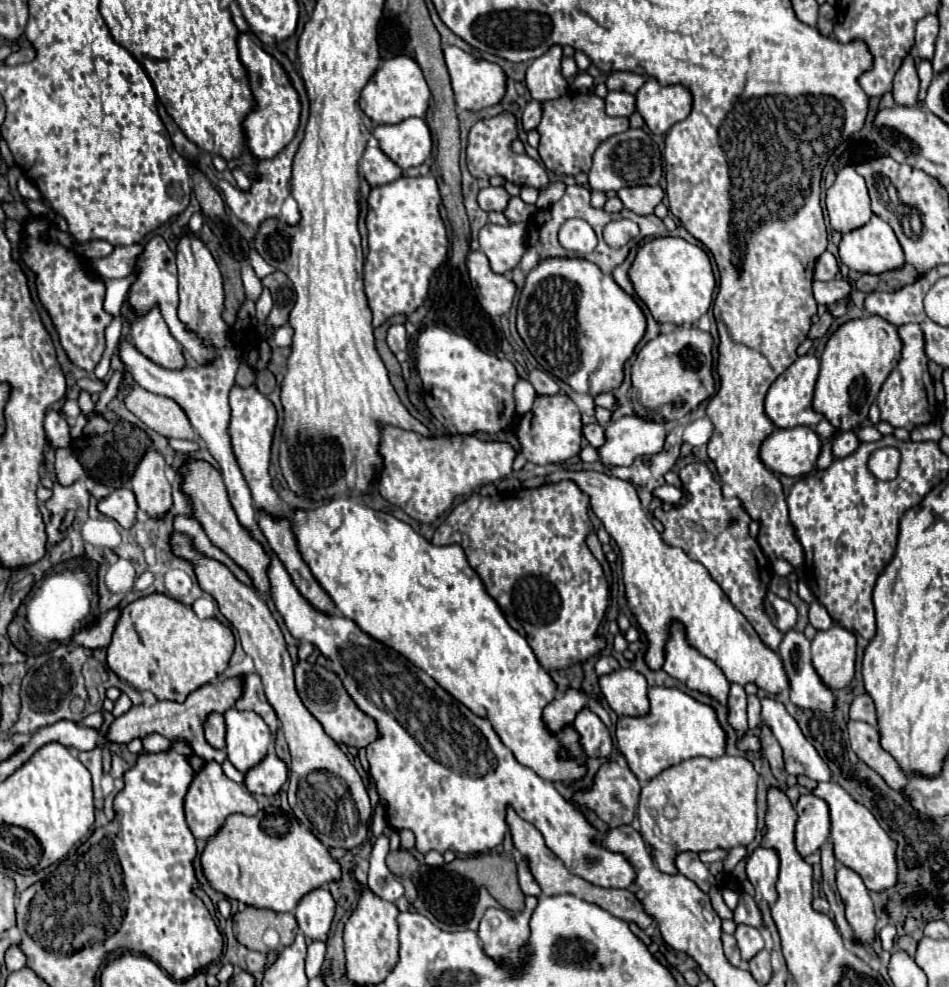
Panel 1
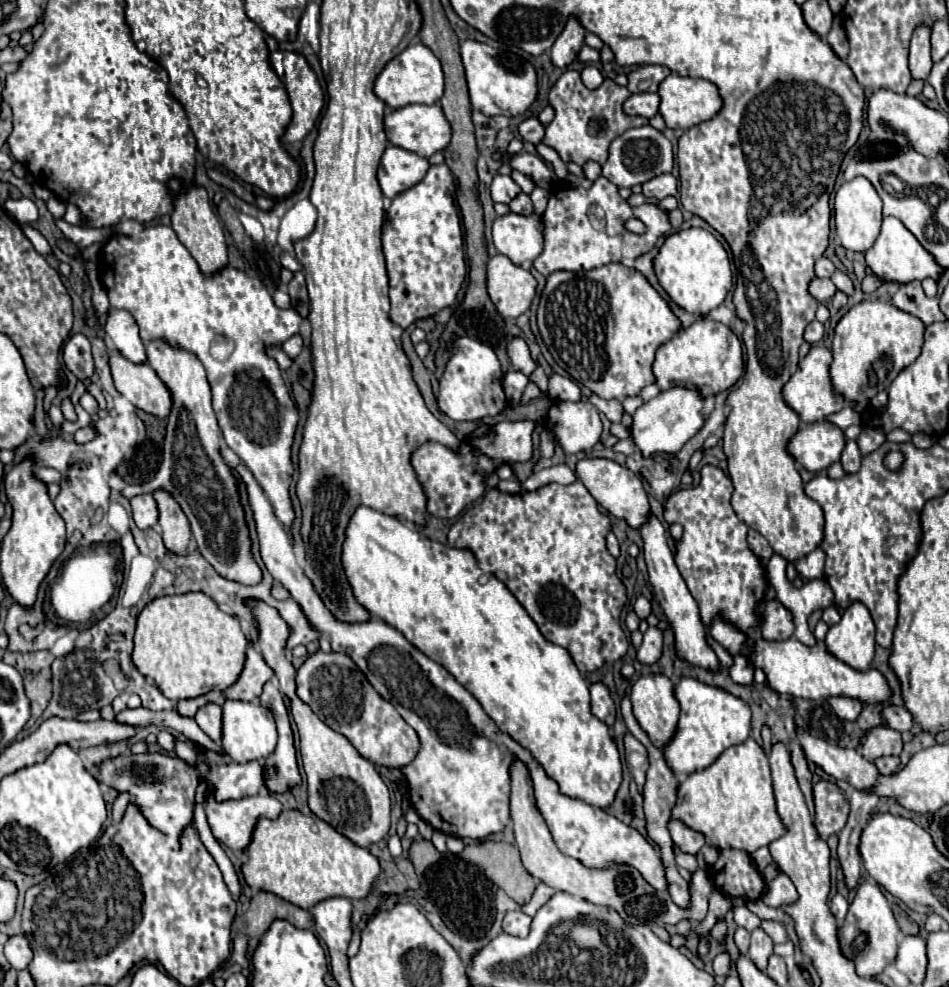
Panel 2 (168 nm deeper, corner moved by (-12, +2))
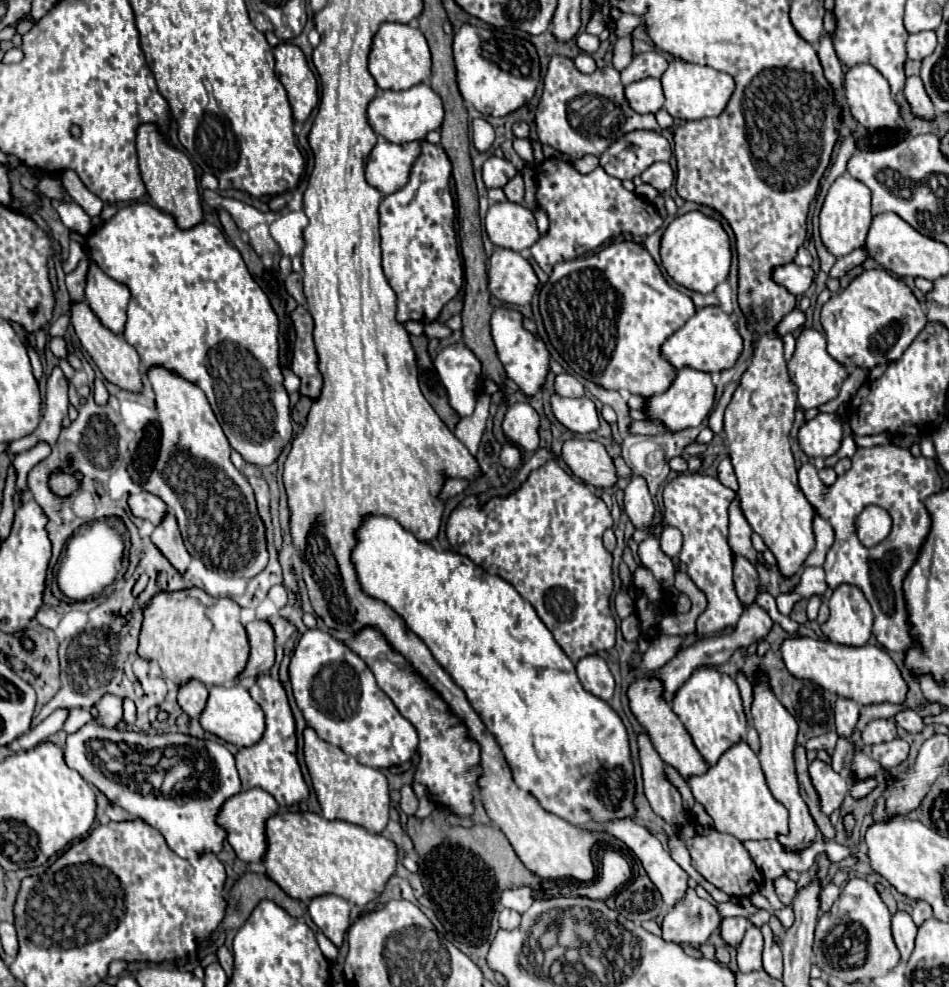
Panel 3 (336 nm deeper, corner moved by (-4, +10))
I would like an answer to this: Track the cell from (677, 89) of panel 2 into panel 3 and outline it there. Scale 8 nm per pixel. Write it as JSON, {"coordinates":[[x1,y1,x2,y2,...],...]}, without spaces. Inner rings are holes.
{"coordinates":[[679,58,669,62,669,68,661,76,661,84,665,94,665,110,673,118,681,118,681,120,701,120,707,116,719,116,725,110,735,88,733,78,729,74,709,66,689,64]]}

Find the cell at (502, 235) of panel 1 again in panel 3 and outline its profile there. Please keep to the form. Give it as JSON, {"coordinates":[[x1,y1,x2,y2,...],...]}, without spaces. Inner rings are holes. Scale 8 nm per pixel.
{"coordinates":[[509,200,489,206,485,216,485,230,495,246,515,252,531,248,539,240,533,212]]}

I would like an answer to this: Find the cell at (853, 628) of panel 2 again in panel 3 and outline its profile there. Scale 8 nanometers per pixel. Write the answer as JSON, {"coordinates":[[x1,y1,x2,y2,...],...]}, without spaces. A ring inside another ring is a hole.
{"coordinates":[[841,584,829,600,831,616,821,624,823,634,841,646,865,646,871,636,873,612,857,586]]}

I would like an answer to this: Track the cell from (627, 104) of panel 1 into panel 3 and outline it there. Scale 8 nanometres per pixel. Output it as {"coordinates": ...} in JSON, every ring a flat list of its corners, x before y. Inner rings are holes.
{"coordinates":[[645,78,625,88,625,98,637,114,655,114,663,106,663,90,657,78]]}

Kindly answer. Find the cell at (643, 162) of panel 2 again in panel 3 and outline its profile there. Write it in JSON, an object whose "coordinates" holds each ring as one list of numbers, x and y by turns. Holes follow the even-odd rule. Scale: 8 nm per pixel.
{"coordinates":[[633,130,615,140,599,158,601,168,619,180,635,178,647,170,653,162,667,162,671,158,671,146,663,134,655,130]]}

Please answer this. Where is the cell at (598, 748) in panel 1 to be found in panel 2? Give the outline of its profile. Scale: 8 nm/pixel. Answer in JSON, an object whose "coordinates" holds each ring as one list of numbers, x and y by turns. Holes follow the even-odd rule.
{"coordinates":[[603,682,591,684,591,712,607,722,607,726,613,726,615,722,615,702,611,698,609,688]]}

